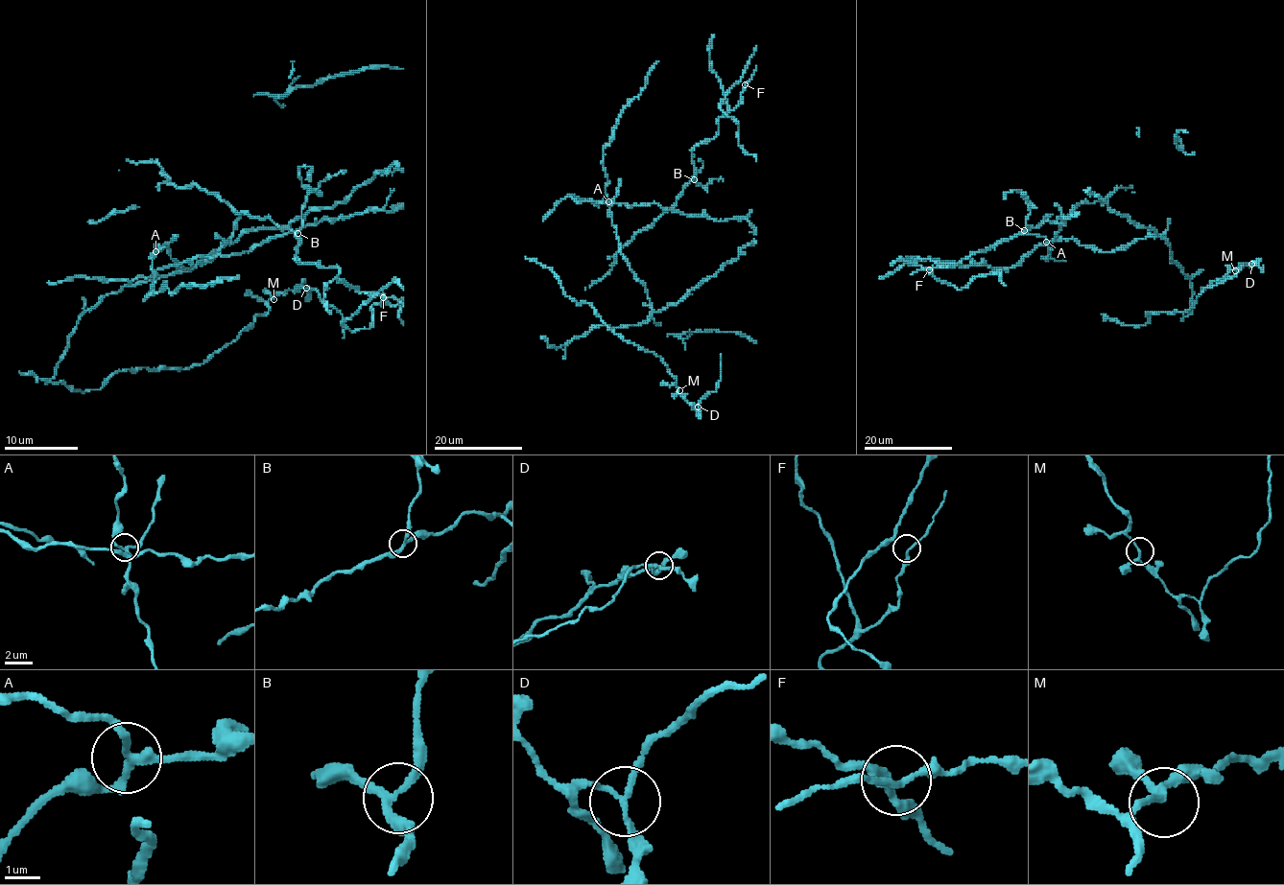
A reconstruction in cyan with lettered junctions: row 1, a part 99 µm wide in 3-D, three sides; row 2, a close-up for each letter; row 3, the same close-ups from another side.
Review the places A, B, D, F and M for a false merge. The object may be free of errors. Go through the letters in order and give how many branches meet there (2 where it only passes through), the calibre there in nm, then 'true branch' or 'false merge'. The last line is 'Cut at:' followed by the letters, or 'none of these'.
A: 3 branches meet; 240 nm thick; true branch
B: 3 branches meet; 200 nm thick; true branch
D: 3 branches meet; 170 nm thick; false merge
F: 3 branches meet; 150 nm thick; true branch
M: 3 branches meet; 170 nm thick; true branch
Cut at: D

